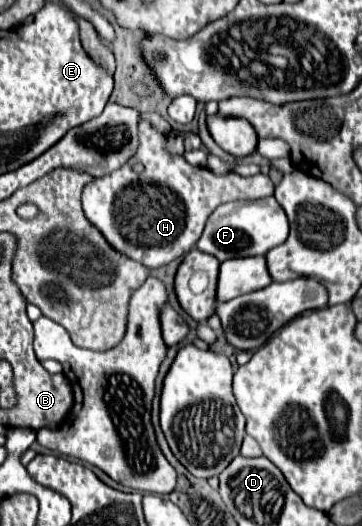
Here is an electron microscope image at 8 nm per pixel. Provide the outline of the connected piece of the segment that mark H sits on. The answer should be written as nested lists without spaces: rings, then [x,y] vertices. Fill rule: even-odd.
[[[139,122],[139,148],[137,148],[135,156],[121,168],[113,170],[111,174],[93,178],[93,182],[89,182],[81,194],[81,204],[83,204],[83,212],[85,212],[87,220],[105,236],[105,240],[109,244],[113,244],[113,248],[117,252],[143,264],[149,270],[167,266],[175,258],[185,256],[197,244],[197,240],[203,232],[205,220],[219,204],[233,202],[233,200],[267,198],[267,196],[273,196],[273,190],[275,190],[275,184],[265,174],[255,174],[255,176],[243,178],[235,172],[229,172],[229,174],[217,176],[207,168],[191,166],[183,156],[169,156],[165,150],[165,140],[167,140],[165,134],[157,132],[149,122]],[[135,162],[143,162],[145,170],[141,174],[135,174],[131,170],[131,166]]]

